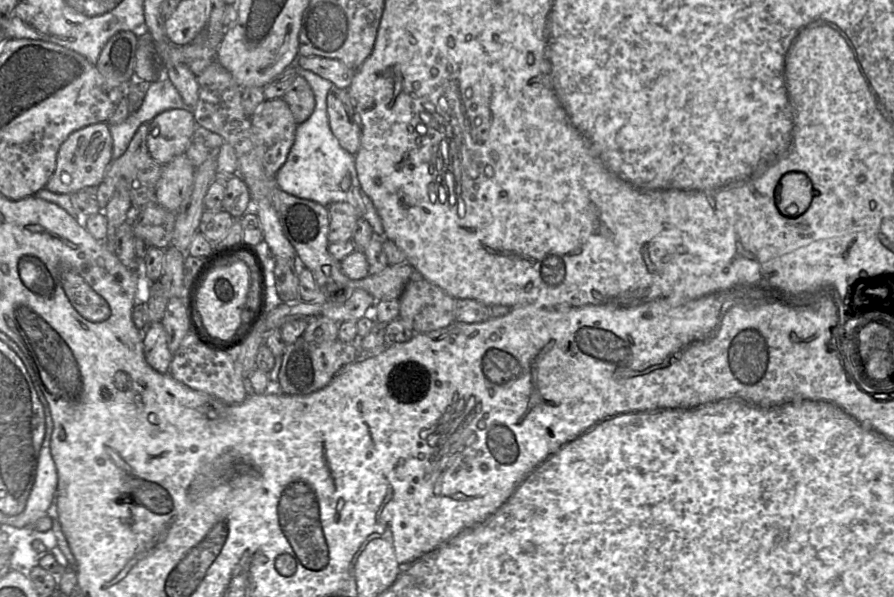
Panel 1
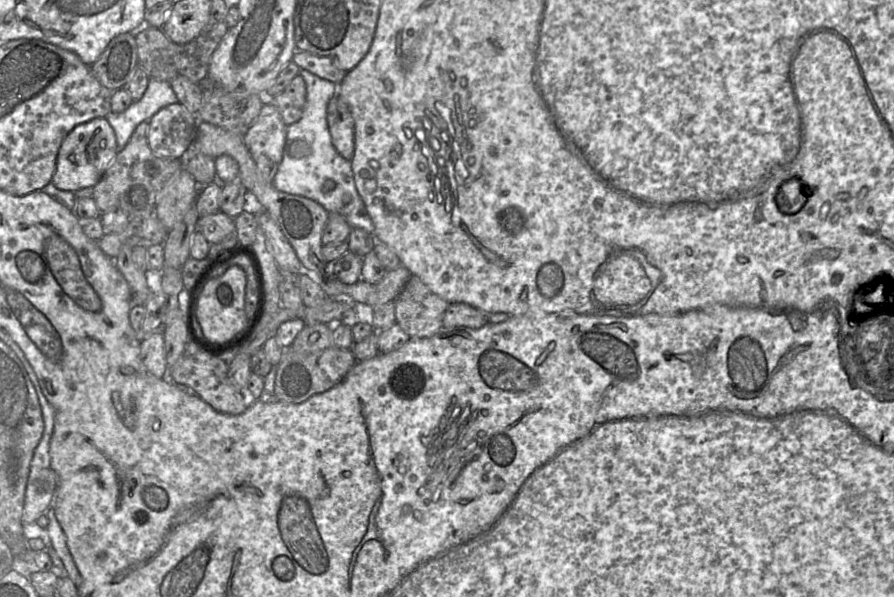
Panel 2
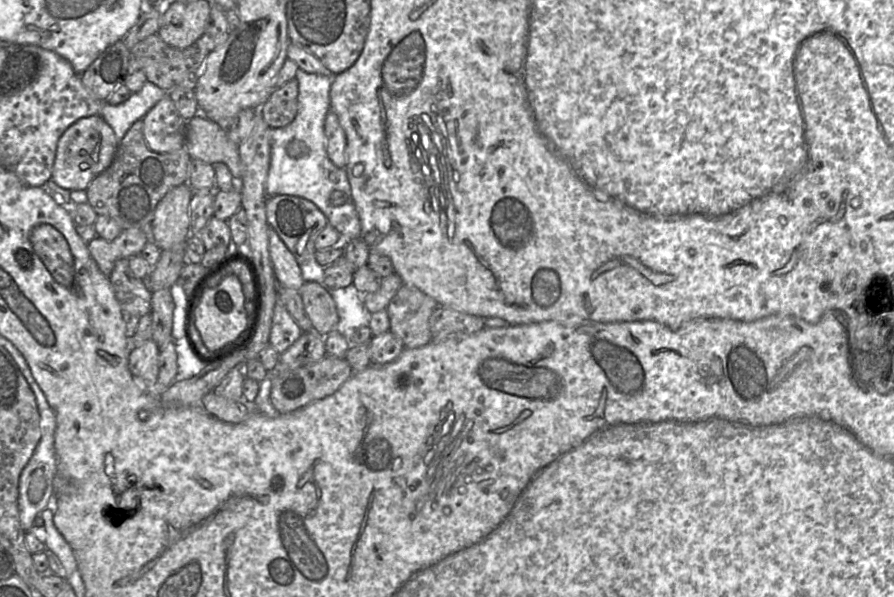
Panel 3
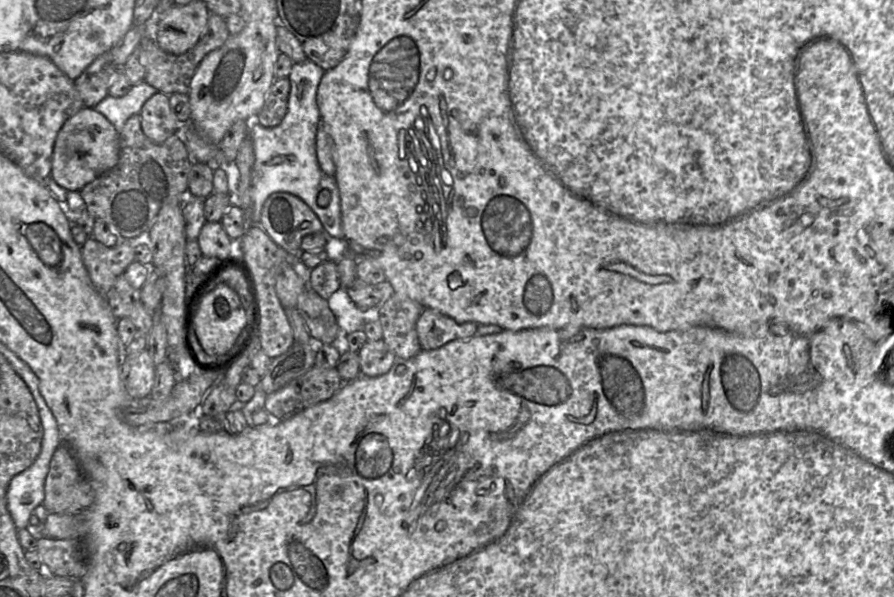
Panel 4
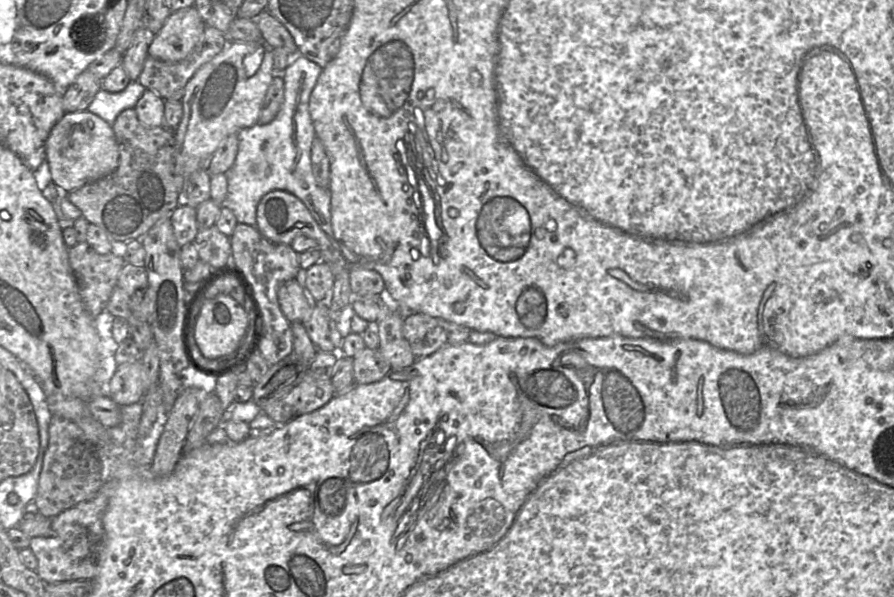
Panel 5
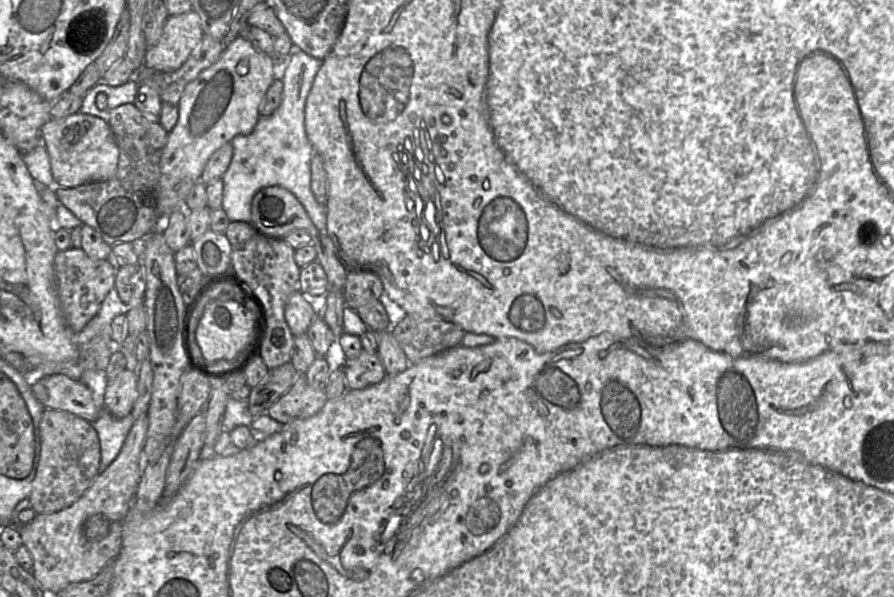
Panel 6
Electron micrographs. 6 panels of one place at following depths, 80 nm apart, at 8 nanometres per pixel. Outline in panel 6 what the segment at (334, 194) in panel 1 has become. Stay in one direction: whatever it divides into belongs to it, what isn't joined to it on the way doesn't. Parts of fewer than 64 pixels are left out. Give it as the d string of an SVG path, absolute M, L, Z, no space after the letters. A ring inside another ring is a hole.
M294 50L280 68L283 90L278 108L270 116L260 118L250 134L238 135L232 139L232 160L221 178L221 208L231 222L251 223L251 203L254 195L263 188L279 186L295 195L317 229L327 235L326 206L316 200L311 190L310 163L314 149L305 131L305 101L321 62L302 50Z

